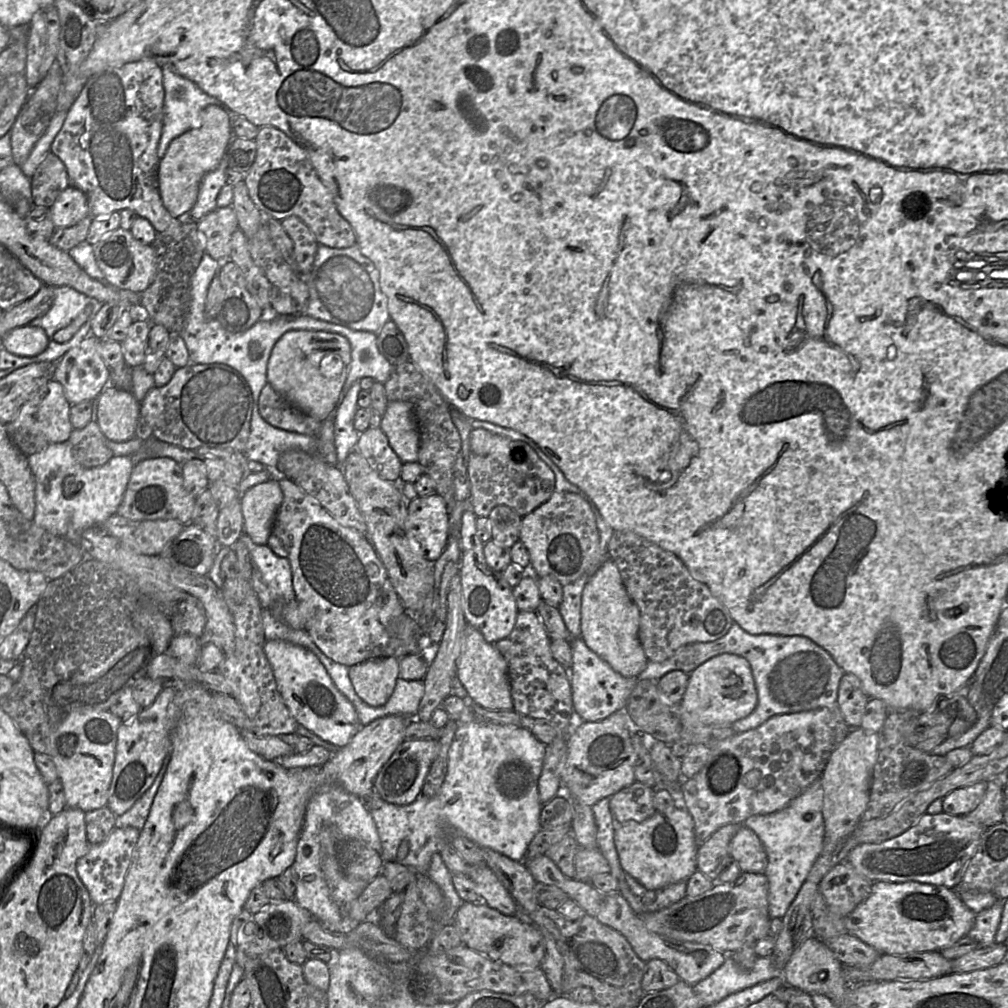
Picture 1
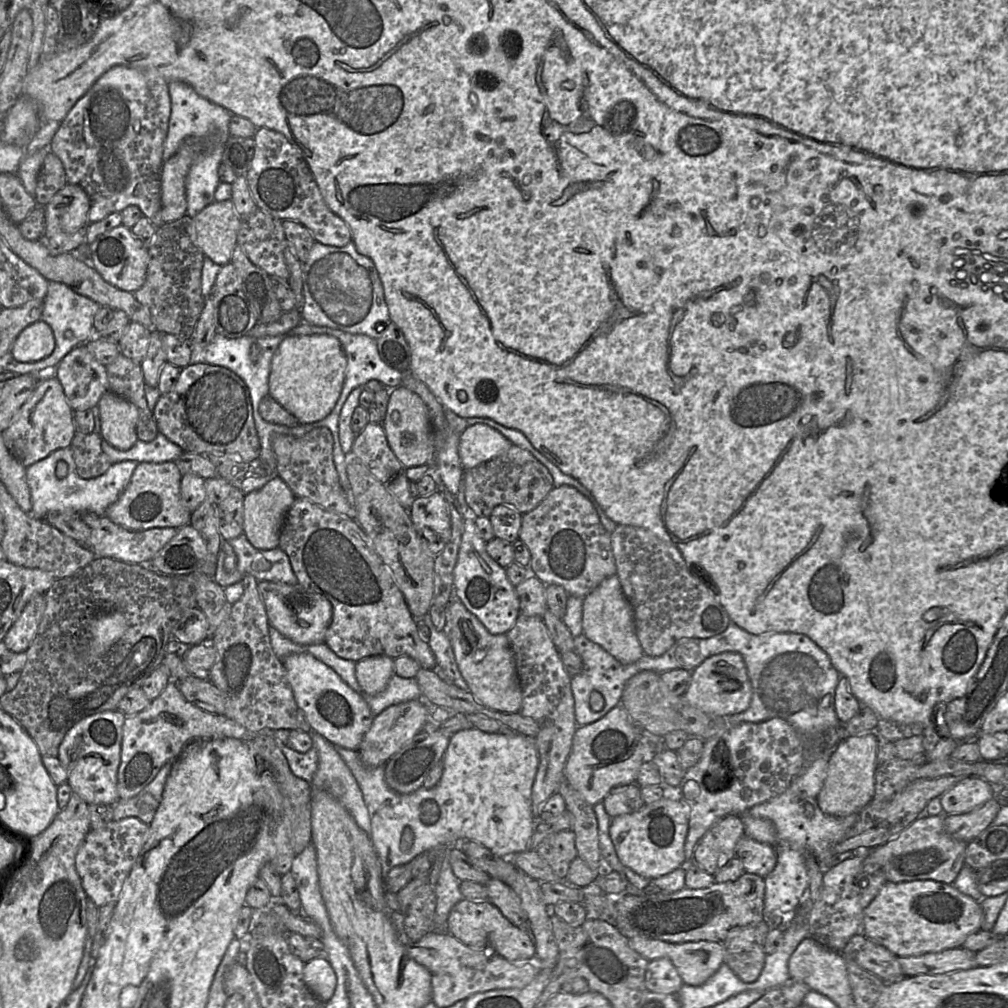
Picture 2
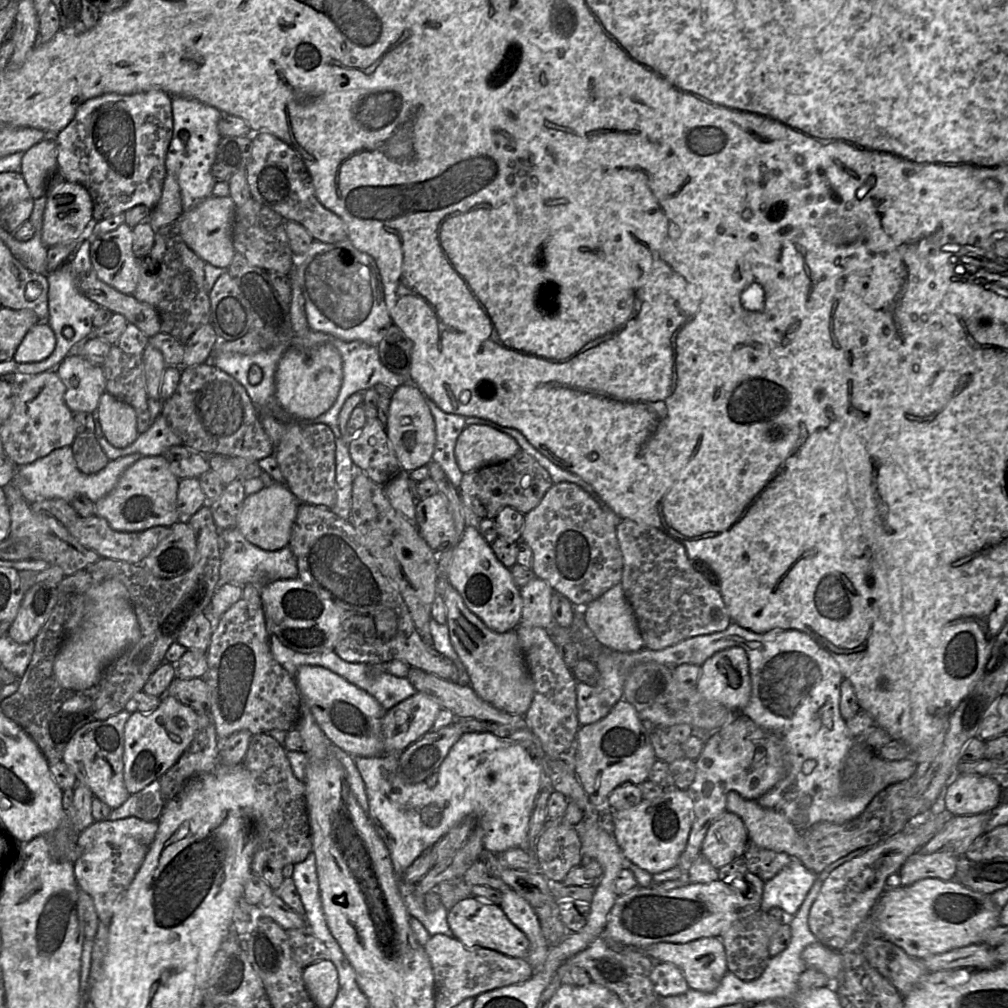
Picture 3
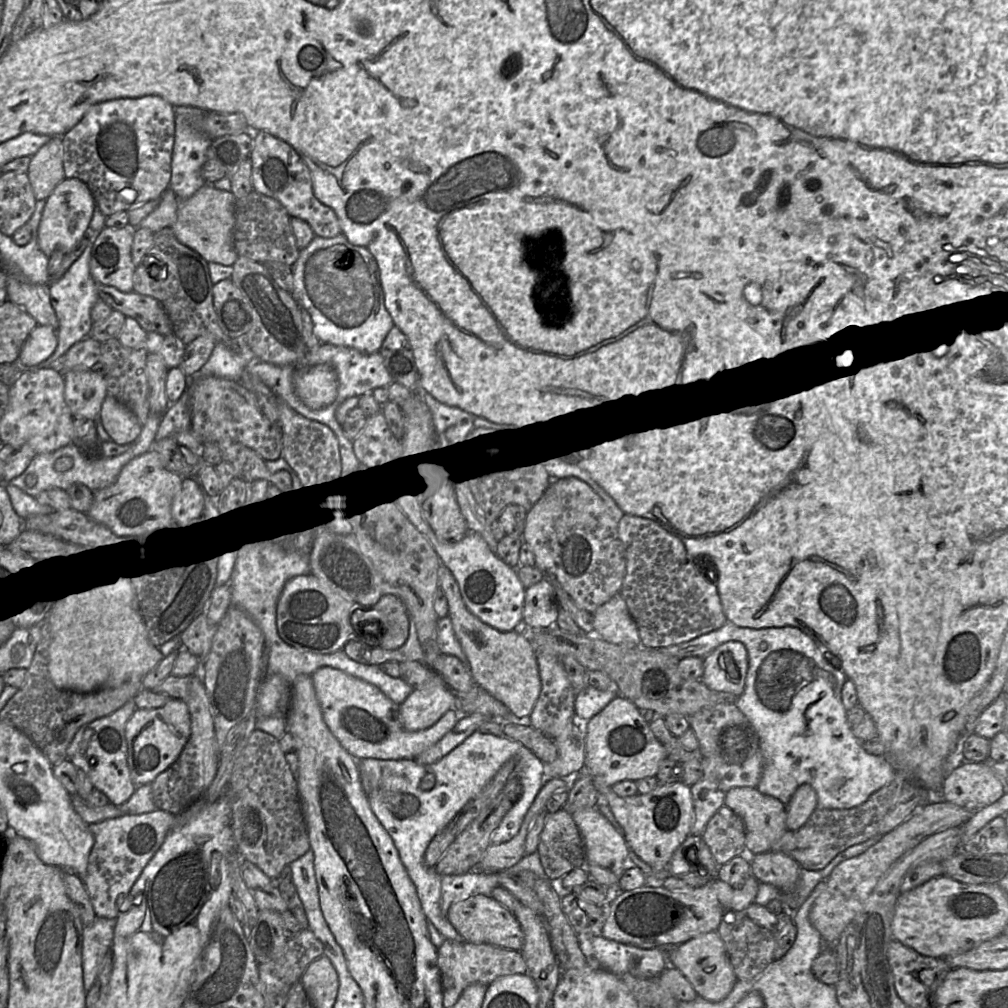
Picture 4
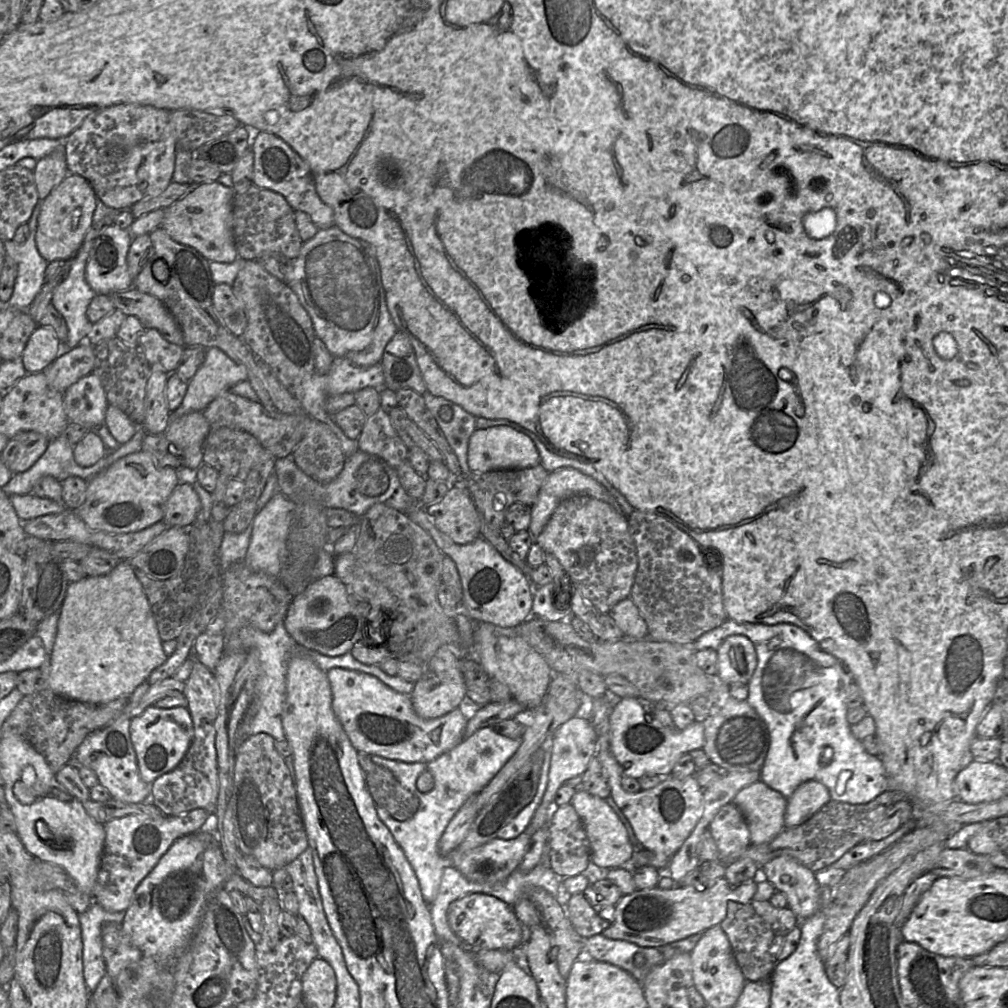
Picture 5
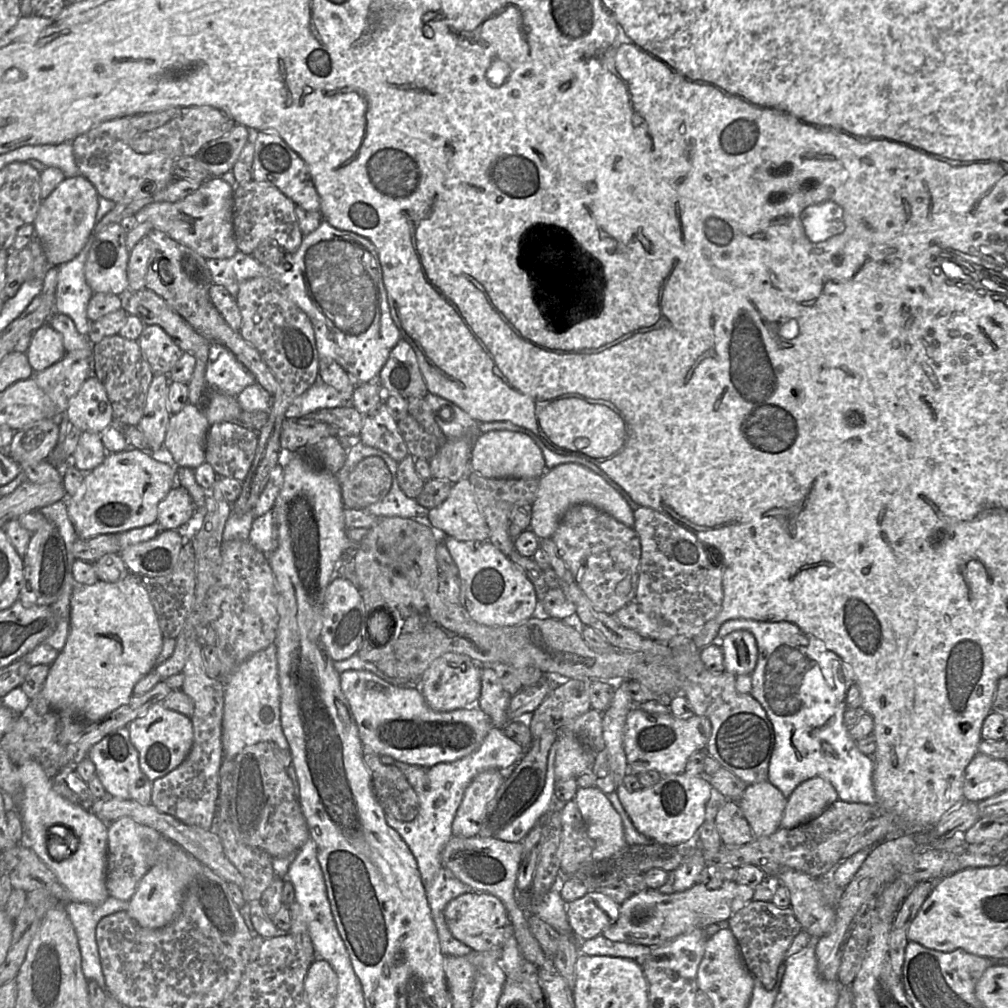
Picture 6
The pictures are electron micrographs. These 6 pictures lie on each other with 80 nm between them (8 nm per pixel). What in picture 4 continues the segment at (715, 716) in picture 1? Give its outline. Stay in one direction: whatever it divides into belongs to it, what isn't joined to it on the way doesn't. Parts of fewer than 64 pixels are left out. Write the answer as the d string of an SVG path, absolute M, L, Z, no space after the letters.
M728 641L704 658L701 681L717 692L727 692L737 698L743 693L748 671L748 655L741 642Z

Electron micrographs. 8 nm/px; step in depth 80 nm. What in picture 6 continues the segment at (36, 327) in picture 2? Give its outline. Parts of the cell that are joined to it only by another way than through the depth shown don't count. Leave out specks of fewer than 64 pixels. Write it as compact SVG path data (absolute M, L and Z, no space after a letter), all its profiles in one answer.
M45 323L33 333L26 355L36 373L60 361L66 353L61 334Z

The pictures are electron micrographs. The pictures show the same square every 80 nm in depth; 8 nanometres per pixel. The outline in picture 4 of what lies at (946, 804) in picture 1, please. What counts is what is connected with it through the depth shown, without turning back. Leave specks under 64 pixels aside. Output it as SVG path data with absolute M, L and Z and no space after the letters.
M962 760L946 776L942 796L947 802L976 812L998 801L1006 791L987 762Z

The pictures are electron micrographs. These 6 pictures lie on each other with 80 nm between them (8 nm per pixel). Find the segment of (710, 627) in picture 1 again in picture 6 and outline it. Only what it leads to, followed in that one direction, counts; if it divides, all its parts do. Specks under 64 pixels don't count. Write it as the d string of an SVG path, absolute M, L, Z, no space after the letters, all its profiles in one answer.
M639 507L634 511L633 529L638 534L641 543L639 578L634 601L645 613L660 616L671 623L677 635L693 639L708 621L718 615L722 608L723 561L715 556L715 549L700 542L690 530L652 508Z

